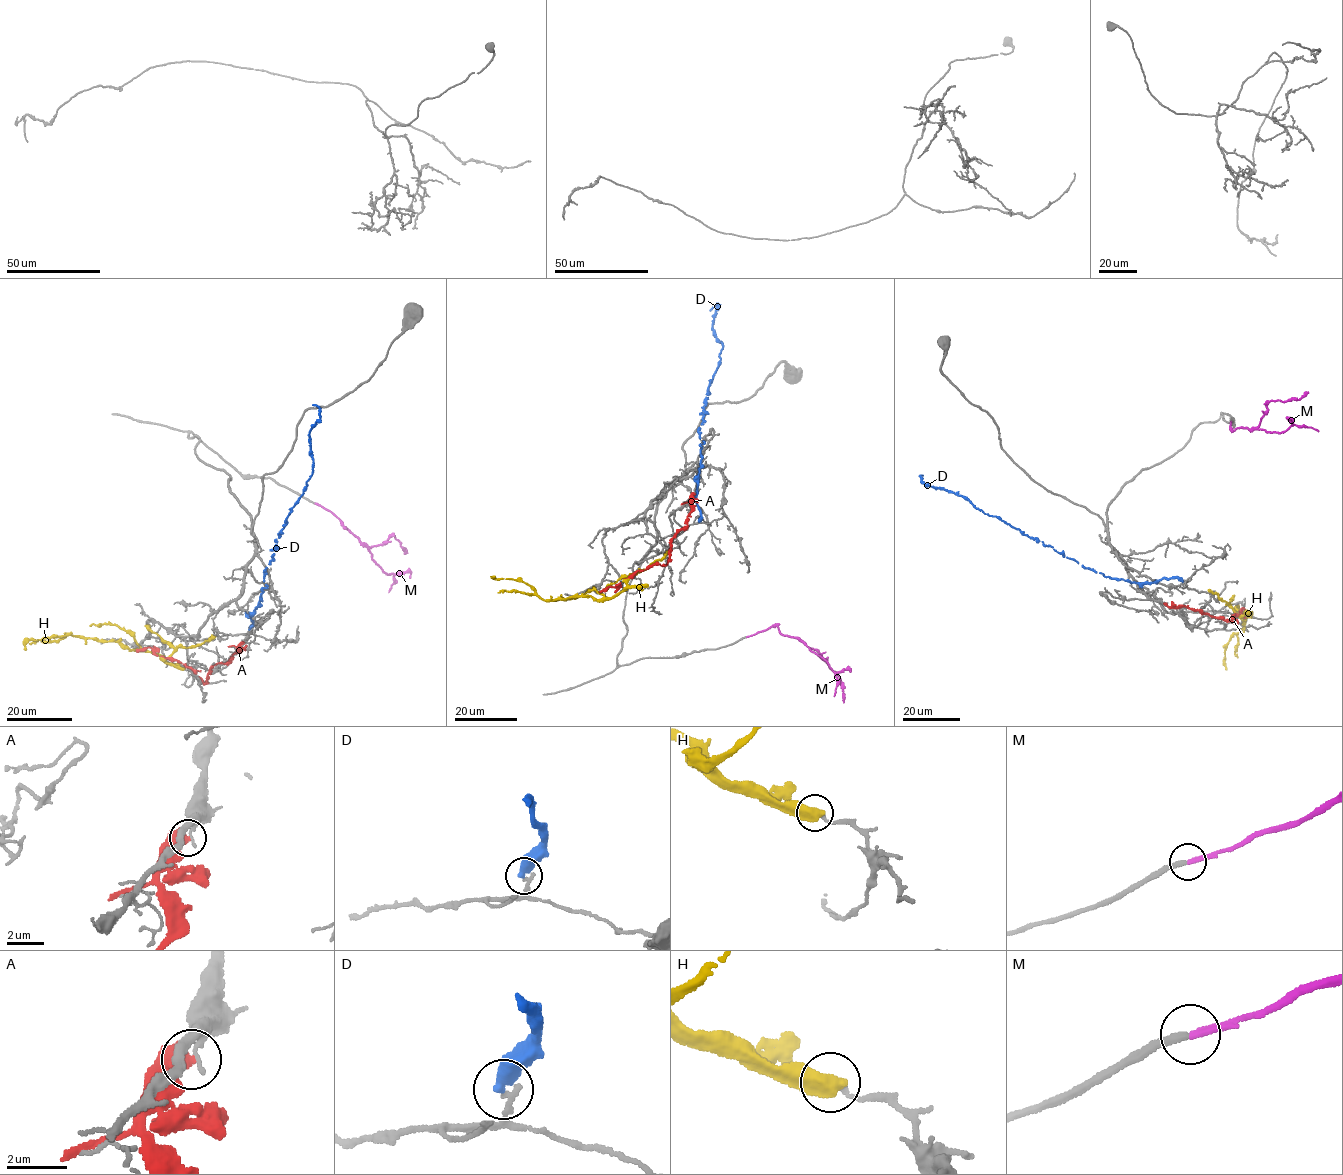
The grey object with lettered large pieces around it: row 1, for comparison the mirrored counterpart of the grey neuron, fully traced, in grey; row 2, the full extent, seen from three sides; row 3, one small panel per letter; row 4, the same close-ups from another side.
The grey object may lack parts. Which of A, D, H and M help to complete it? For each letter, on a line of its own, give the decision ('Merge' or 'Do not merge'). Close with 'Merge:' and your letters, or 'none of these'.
A: Do not merge
D: Do not merge
H: Do not merge
M: Merge
Merge: M

